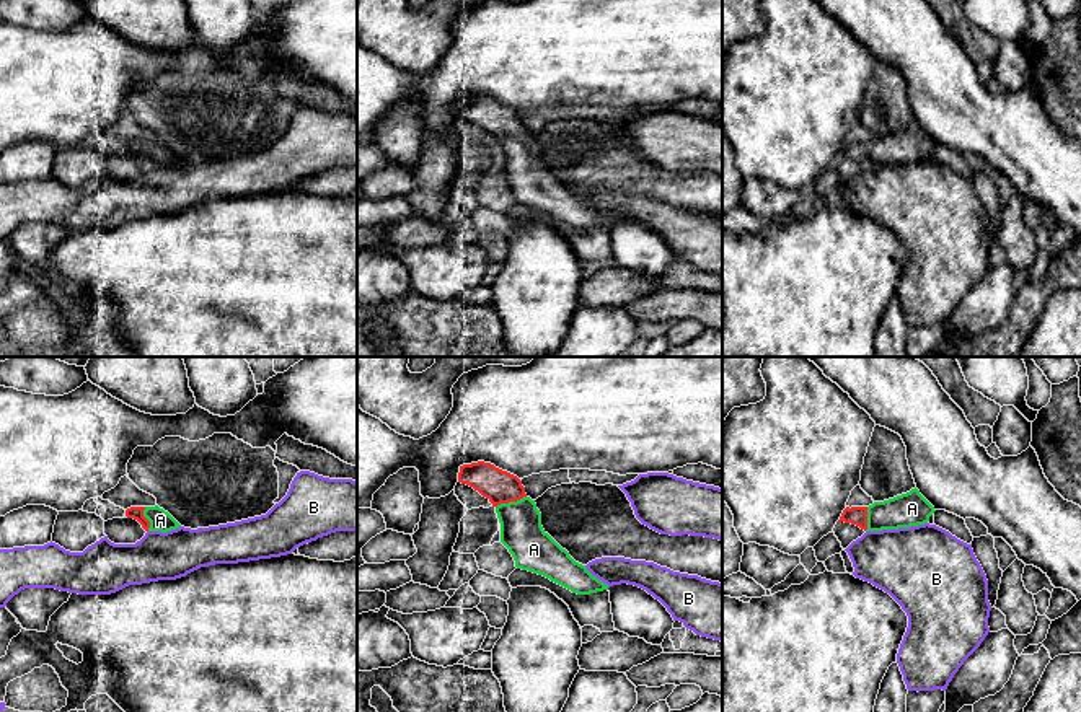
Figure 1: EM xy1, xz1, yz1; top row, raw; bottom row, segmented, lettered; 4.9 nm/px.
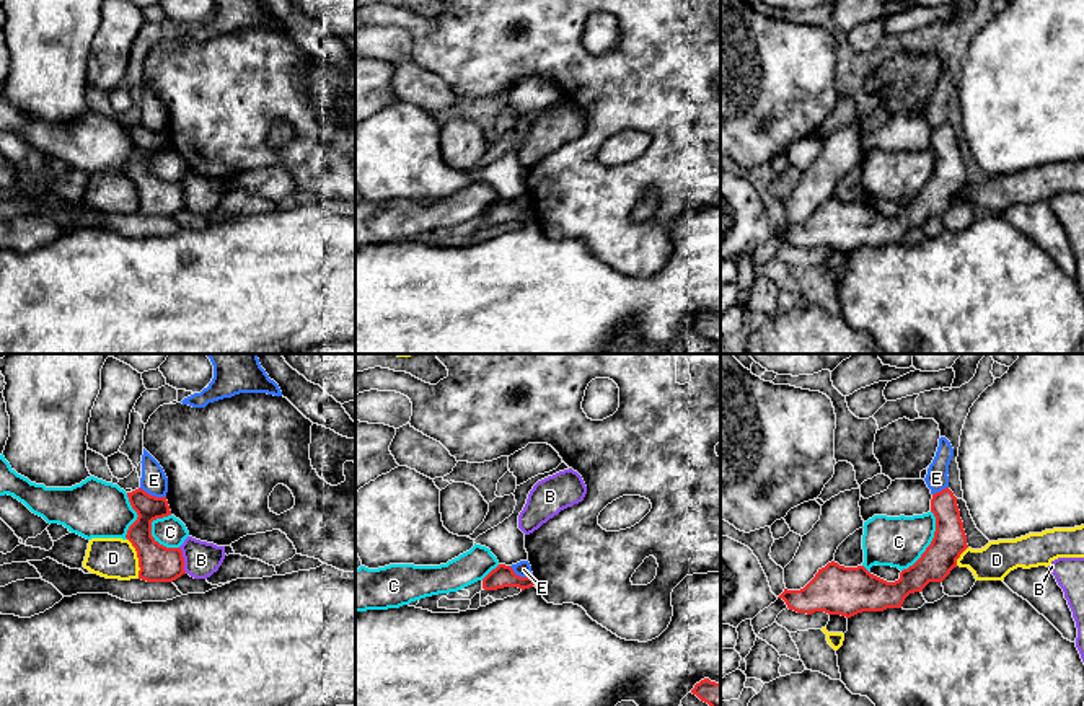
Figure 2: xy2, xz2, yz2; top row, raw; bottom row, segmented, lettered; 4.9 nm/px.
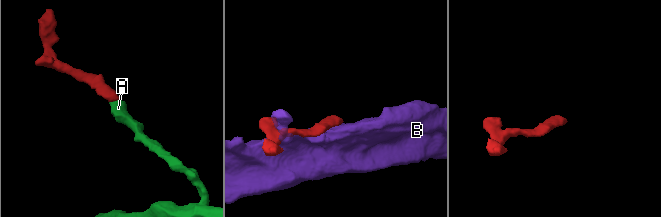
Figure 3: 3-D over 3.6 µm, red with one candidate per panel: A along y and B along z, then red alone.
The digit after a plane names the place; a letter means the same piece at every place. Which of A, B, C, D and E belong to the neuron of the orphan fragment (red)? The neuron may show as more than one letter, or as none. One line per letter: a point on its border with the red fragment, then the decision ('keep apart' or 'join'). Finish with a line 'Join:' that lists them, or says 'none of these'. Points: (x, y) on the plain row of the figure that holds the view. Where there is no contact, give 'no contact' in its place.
A: meets red in xz1 at (511, 136); join
B: meets red in xy2 at (183, 194); keep apart
C: meets red in yz2 at (931, 178); keep apart
D: meets red in xy2 at (137, 191); keep apart
E: meets red in xy2 at (152, 131); keep apart
Join: A

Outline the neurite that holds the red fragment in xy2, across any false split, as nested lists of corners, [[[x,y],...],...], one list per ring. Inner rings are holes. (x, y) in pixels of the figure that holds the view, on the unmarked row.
[[[139,122],[127,127],[127,132],[139,150],[126,170],[137,186],[139,214],[173,217],[186,209],[181,183],[166,183],[152,171],[152,157],[171,150],[166,130],[155,132]]]

